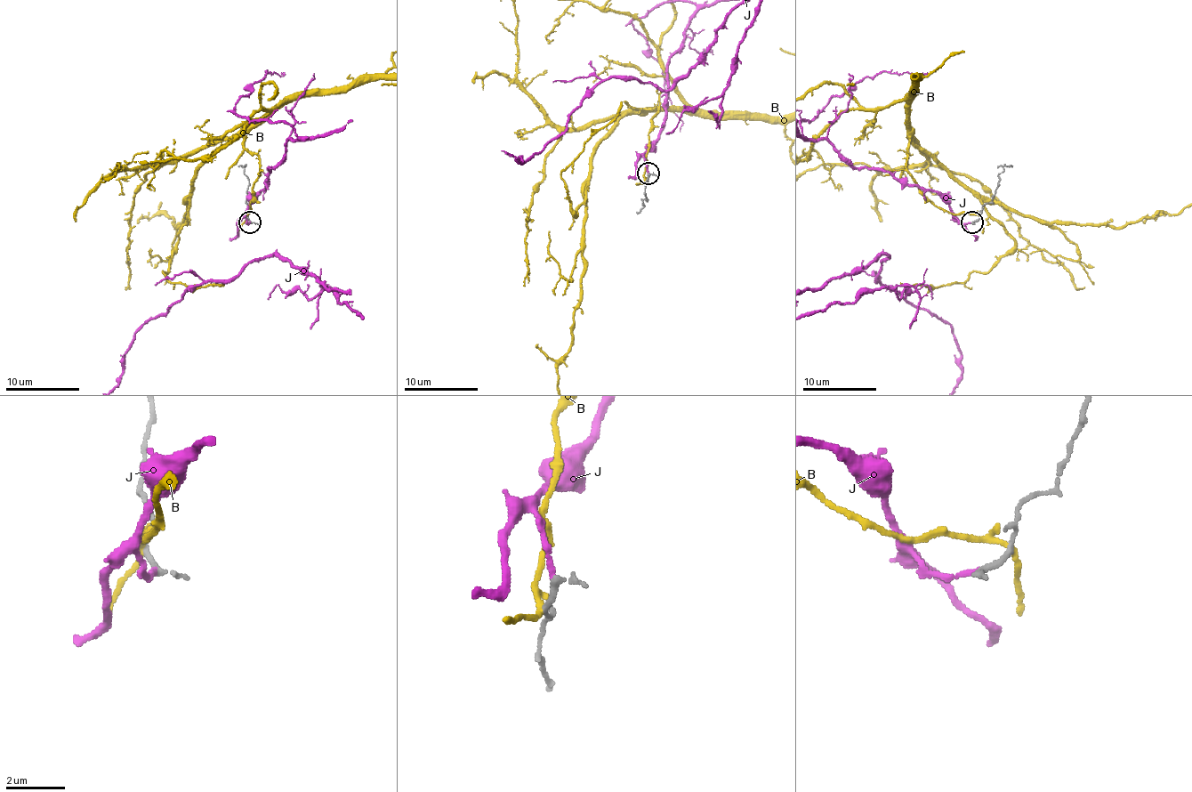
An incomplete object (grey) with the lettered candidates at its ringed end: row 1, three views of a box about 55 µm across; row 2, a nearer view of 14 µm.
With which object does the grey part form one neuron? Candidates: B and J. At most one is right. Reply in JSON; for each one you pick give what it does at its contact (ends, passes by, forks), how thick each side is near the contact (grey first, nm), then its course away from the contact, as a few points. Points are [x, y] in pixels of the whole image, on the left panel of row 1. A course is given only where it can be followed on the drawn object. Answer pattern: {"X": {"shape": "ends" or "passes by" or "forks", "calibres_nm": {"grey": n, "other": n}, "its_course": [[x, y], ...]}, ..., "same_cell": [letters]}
{"J": {"shape": "ends", "calibres_nm": {"grey": 240, "other": 160}}, "same_cell": ["J"]}

